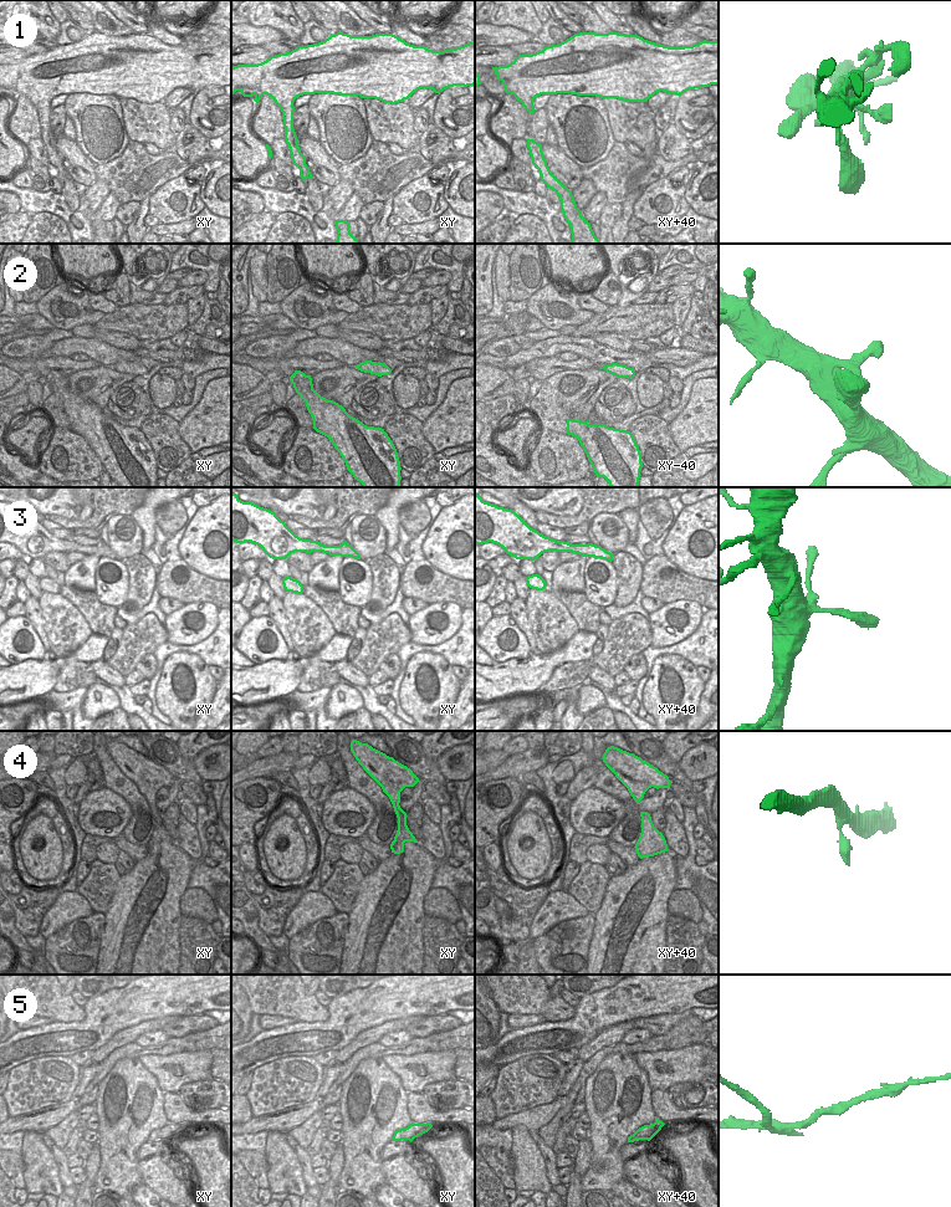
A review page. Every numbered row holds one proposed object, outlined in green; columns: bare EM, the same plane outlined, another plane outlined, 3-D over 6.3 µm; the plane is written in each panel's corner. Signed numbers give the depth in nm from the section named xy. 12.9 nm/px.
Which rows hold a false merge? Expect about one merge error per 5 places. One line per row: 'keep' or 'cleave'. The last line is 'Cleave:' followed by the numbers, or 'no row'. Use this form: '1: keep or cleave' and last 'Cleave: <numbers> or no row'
1: keep
2: keep
3: keep
4: keep
5: keep
Cleave: no row

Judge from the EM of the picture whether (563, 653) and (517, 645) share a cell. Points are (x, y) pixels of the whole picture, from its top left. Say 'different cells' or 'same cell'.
different cells

